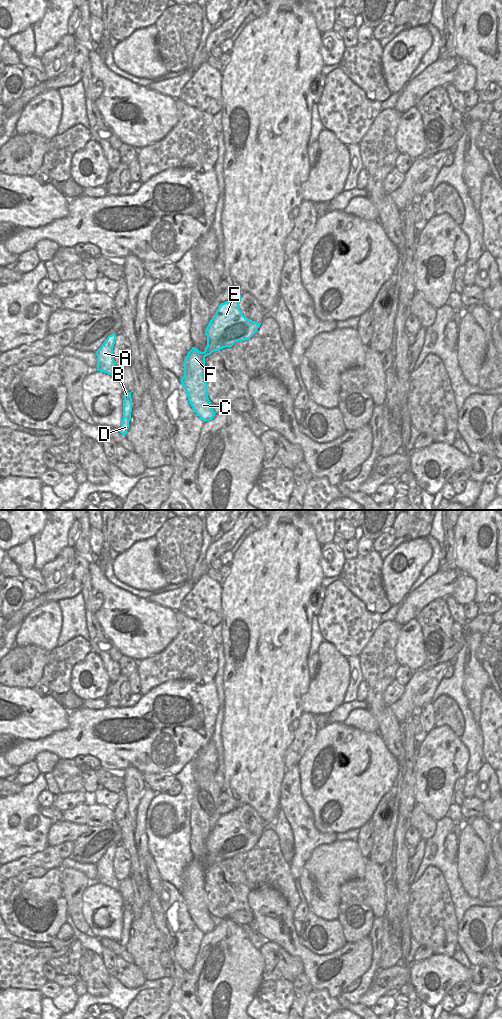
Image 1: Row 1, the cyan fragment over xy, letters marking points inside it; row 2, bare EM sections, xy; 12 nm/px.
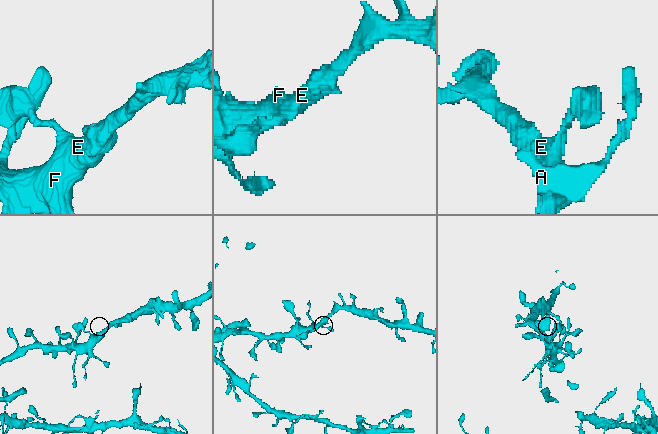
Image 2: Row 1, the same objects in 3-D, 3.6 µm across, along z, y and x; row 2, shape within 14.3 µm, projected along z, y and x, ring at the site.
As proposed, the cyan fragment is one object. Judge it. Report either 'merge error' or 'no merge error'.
no merge error

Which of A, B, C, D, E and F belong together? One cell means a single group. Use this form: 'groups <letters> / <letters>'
groups A B C D E F

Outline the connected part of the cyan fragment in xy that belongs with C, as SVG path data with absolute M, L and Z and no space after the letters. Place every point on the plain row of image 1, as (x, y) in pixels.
M237 807L219 817L205 842L205 863L192 859L184 871L184 888L180 893L193 923L203 934L212 932L216 926L207 907L205 869L214 863L232 859L238 853L250 851L261 837L243 827L240 812L241 807Z

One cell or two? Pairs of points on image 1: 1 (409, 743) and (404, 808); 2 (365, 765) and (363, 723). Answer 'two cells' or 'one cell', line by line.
1: one cell
2: two cells

